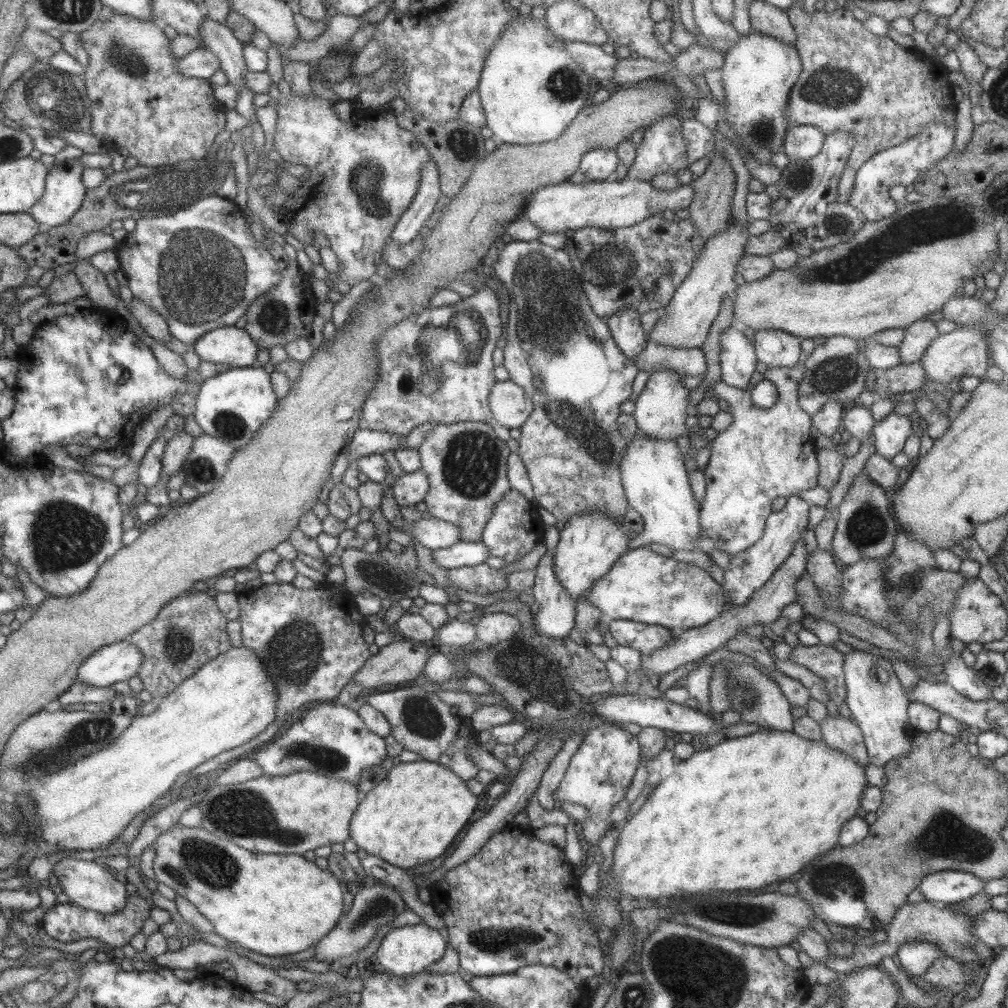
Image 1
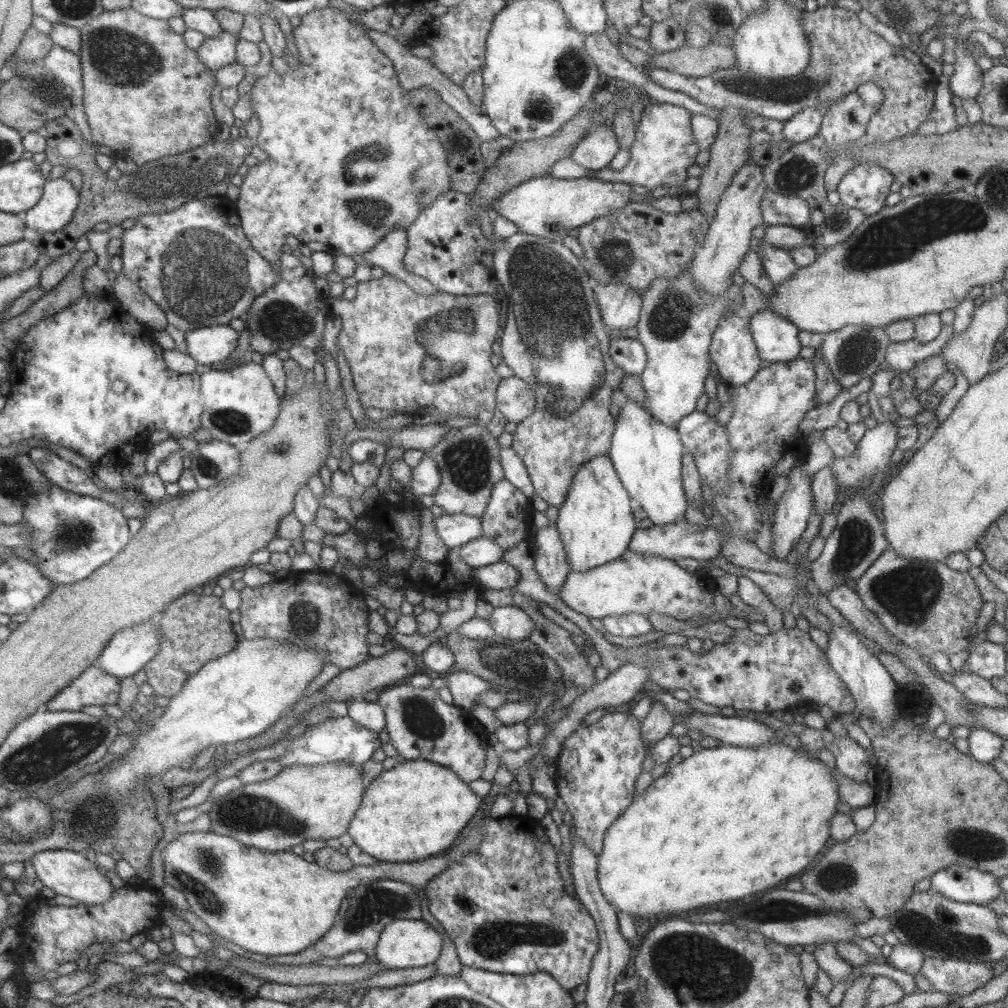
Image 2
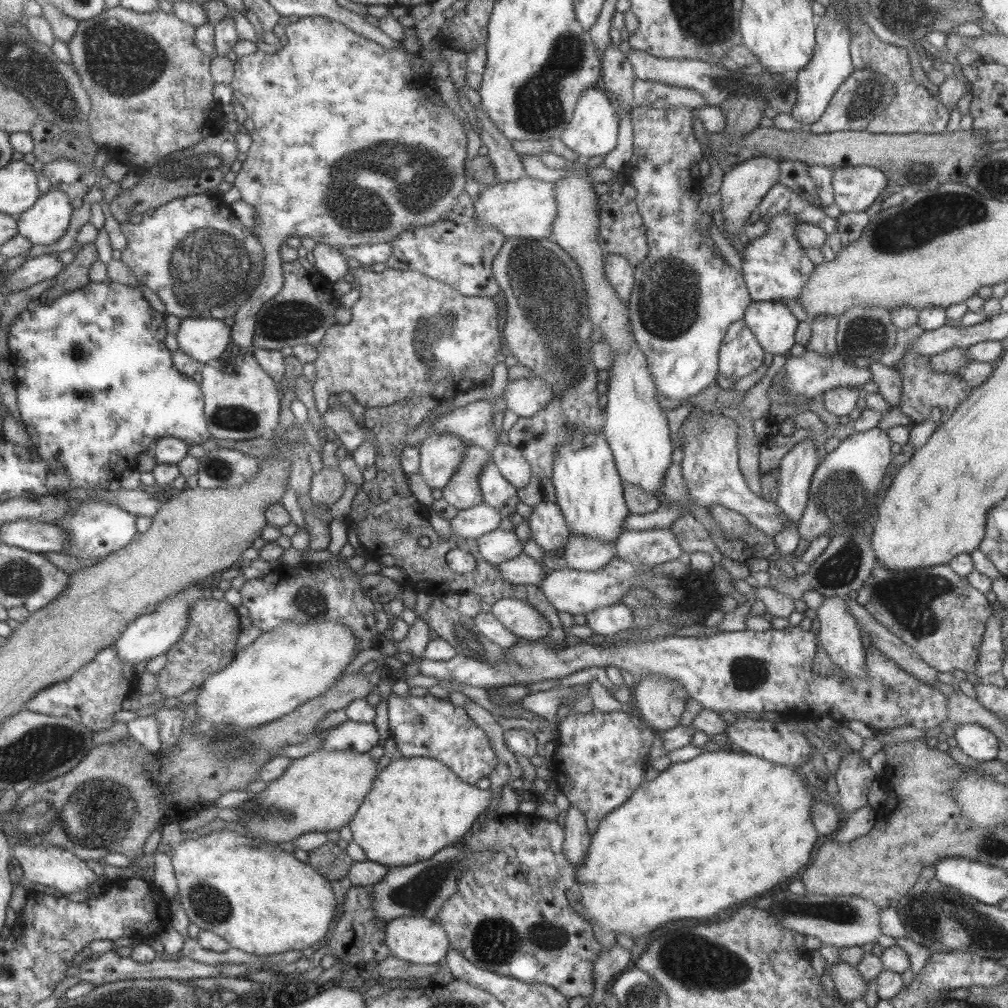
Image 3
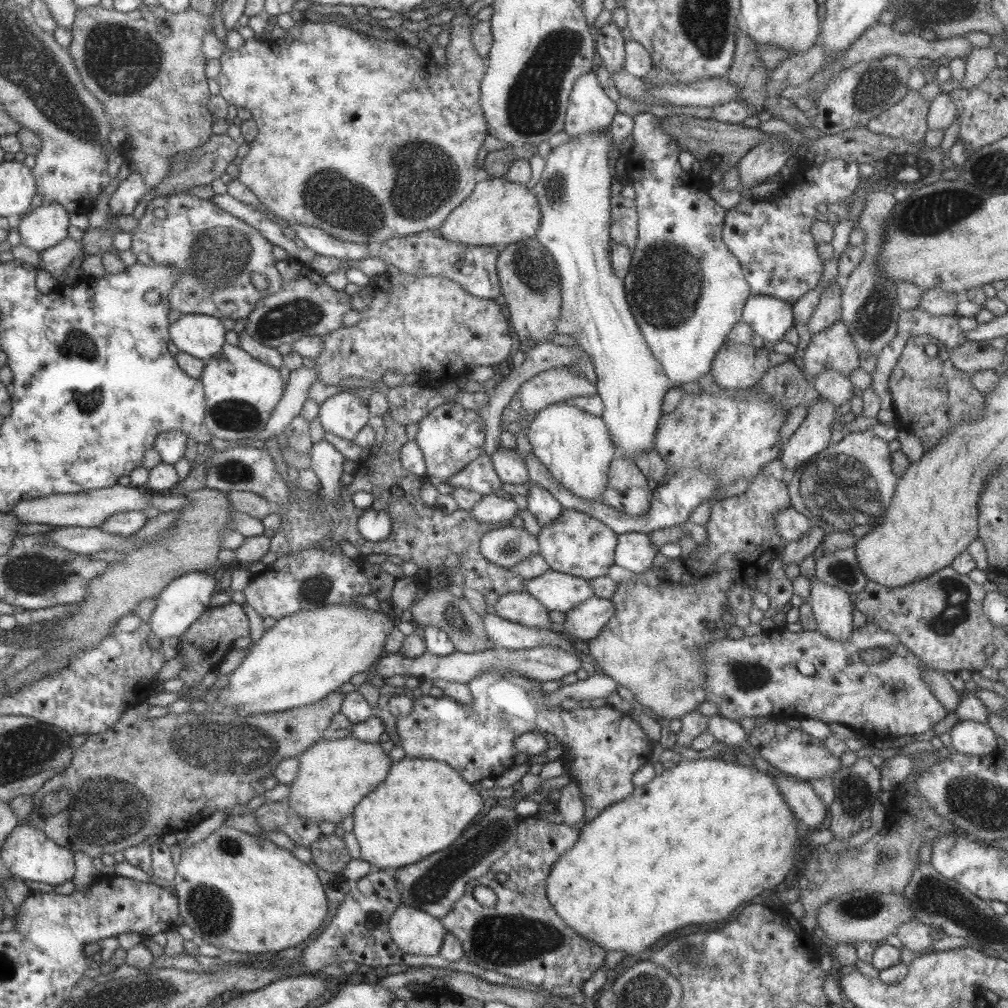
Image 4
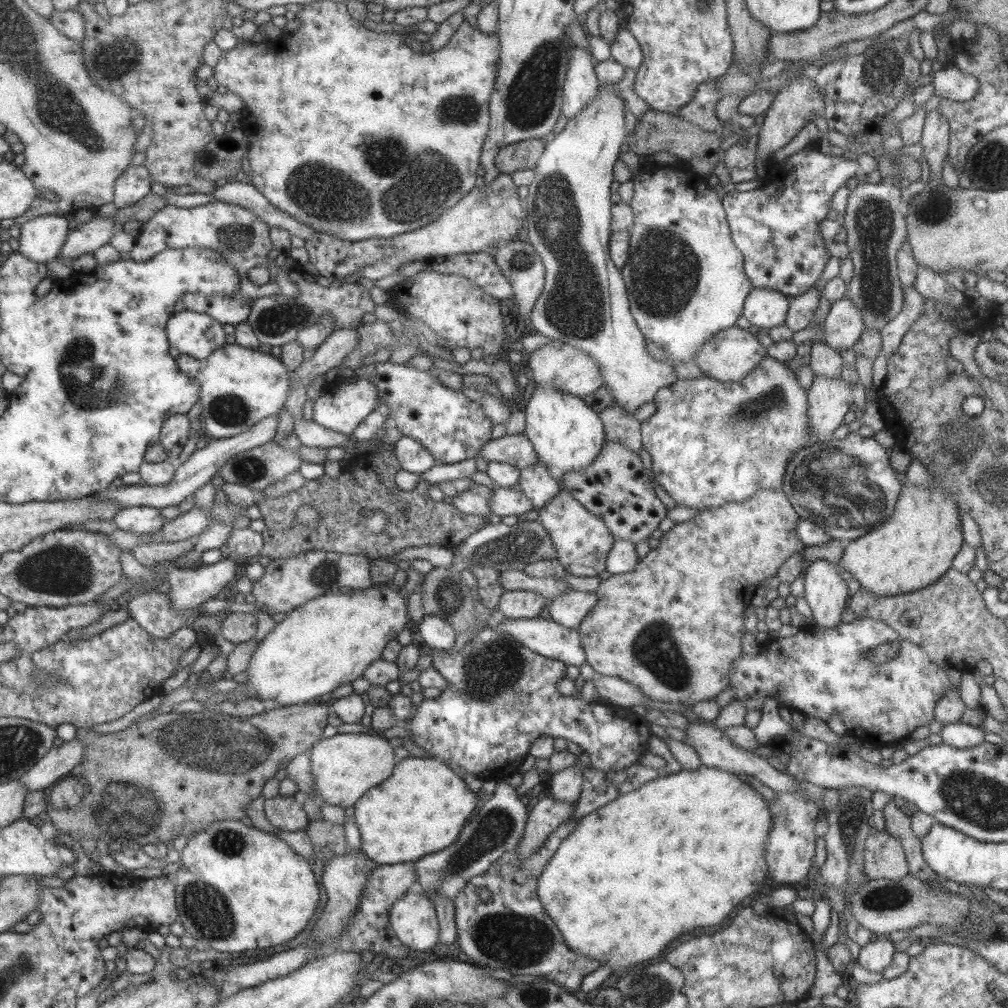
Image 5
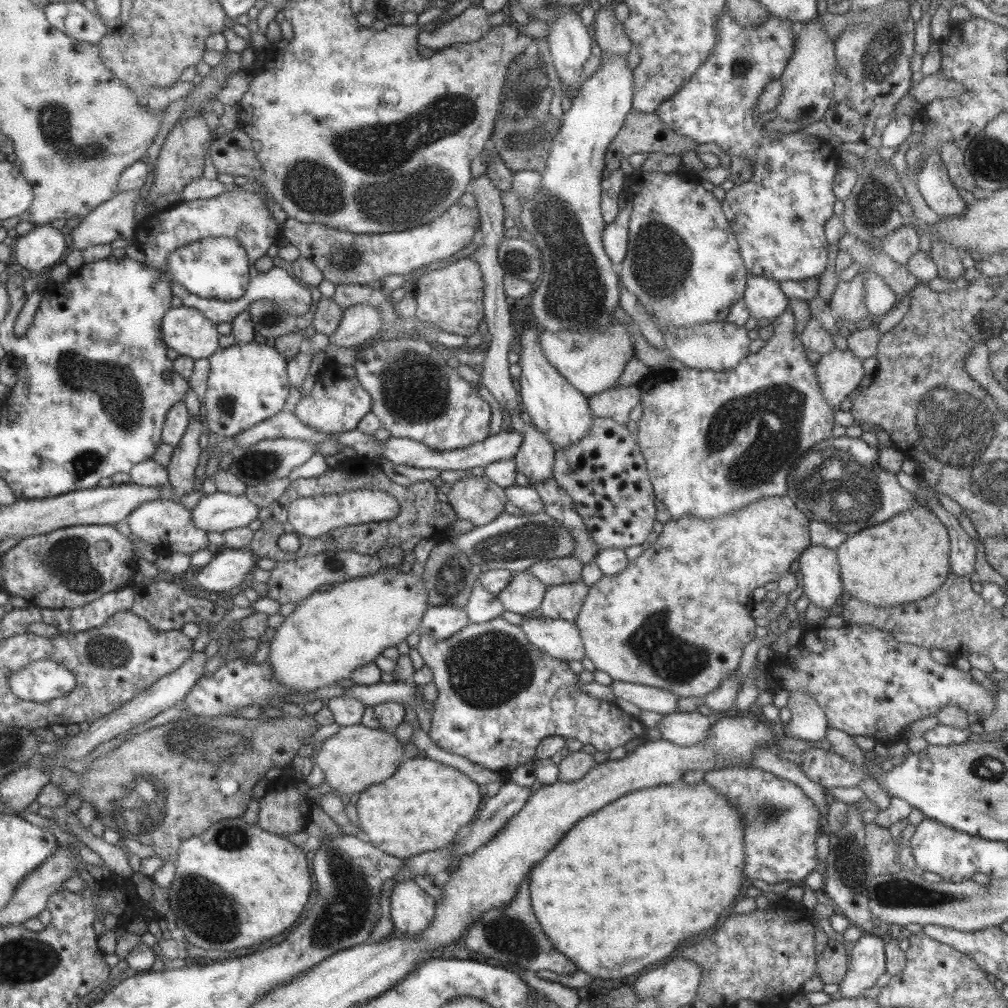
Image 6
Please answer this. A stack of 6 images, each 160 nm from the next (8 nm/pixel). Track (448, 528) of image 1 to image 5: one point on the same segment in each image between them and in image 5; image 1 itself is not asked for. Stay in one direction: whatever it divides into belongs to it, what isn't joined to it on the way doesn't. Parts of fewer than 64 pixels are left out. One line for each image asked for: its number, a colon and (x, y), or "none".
2: (454, 530)
3: (475, 521)
4: (489, 508)
5: (504, 501)

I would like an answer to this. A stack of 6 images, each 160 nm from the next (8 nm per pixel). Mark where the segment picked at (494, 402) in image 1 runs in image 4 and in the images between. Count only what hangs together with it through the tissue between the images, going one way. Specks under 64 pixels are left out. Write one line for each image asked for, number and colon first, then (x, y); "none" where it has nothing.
2: (515, 400)
3: (525, 396)
4: (556, 384)

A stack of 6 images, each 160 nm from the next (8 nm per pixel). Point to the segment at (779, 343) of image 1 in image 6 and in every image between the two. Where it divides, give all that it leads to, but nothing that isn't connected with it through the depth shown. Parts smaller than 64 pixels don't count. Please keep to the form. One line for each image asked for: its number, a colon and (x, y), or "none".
2: (775, 338)
3: (772, 324)
4: (768, 317)
5: (764, 308)
6: (763, 298)

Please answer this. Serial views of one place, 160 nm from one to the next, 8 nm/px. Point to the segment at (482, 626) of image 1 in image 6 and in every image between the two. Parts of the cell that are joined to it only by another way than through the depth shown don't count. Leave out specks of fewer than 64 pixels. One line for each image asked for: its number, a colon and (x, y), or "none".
2: (509, 622)
3: (520, 618)
4: (519, 607)
5: (523, 604)
6: (524, 593)

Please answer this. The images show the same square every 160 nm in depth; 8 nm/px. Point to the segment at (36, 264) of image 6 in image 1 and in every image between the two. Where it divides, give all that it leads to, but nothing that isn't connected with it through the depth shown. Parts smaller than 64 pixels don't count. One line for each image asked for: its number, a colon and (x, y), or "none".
1: (64, 192)
2: (56, 206)
3: (43, 223)
4: (45, 226)
5: (41, 238)

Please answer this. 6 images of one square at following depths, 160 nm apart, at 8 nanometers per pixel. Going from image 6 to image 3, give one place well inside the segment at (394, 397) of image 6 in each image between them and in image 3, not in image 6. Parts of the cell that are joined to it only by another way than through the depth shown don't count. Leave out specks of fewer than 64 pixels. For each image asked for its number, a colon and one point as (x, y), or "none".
3: (440, 455)
4: (449, 436)
5: (452, 428)

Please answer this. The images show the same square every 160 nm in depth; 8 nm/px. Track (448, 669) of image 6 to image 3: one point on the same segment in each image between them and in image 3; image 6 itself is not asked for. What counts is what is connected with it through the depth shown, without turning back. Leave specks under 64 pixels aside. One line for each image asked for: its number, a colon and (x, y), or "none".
3: (600, 759)
4: (603, 750)
5: (500, 696)

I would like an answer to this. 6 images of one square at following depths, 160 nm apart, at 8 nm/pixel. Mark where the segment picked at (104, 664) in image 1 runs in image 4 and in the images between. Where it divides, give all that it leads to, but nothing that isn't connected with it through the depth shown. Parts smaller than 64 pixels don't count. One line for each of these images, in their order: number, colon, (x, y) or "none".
2: (128, 650)
3: (150, 635)
4: (183, 600)

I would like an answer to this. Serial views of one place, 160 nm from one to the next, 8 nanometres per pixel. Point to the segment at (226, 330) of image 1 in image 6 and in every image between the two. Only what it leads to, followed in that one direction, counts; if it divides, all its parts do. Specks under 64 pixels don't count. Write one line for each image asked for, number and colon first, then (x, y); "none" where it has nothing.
2: (208, 344)
3: (204, 339)
4: (201, 336)
5: (194, 334)
6: (185, 330)

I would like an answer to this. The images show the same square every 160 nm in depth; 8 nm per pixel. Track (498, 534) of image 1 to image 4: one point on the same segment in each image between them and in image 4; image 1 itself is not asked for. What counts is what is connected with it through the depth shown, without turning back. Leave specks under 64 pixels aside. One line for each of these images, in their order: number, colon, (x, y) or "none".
2: (508, 513)
3: (495, 490)
4: (478, 475)

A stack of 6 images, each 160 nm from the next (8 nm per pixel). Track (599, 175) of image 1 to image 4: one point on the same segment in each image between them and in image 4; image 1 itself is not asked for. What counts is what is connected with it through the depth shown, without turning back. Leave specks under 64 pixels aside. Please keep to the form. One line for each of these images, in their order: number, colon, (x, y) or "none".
2: (593, 152)
3: (592, 131)
4: (589, 110)

